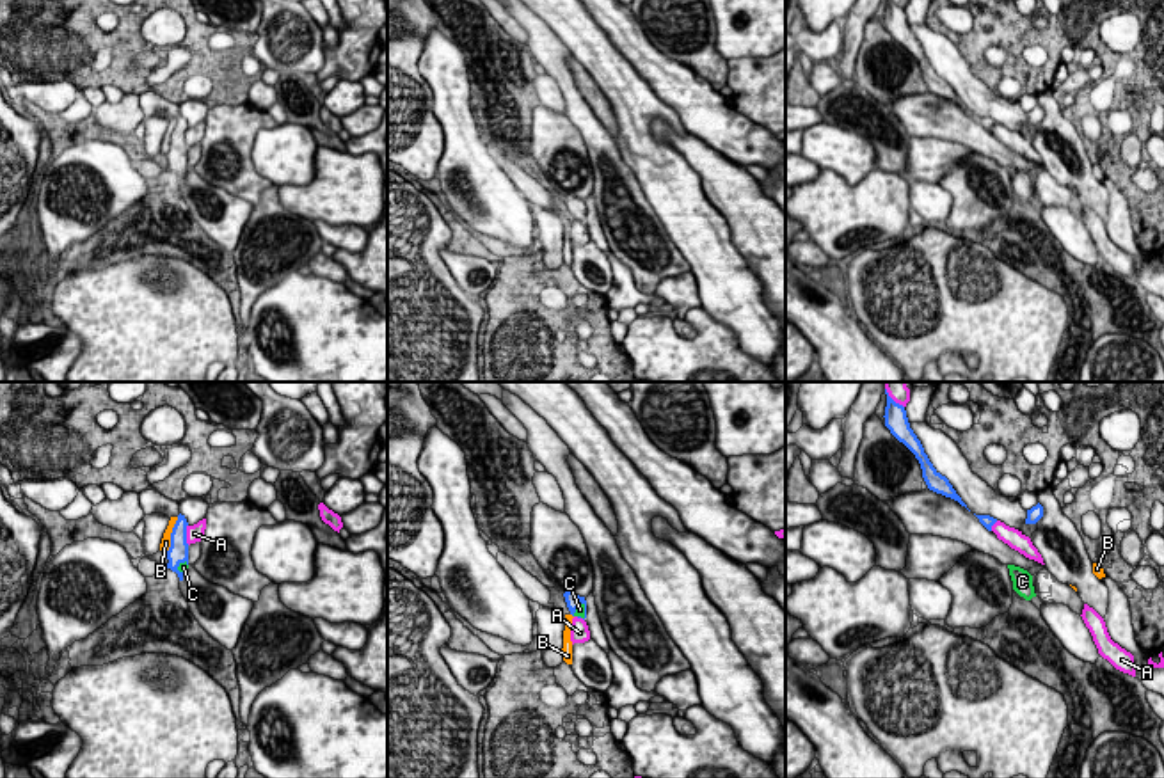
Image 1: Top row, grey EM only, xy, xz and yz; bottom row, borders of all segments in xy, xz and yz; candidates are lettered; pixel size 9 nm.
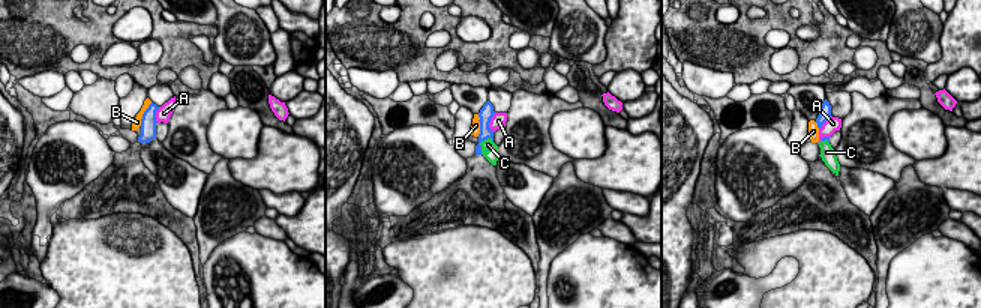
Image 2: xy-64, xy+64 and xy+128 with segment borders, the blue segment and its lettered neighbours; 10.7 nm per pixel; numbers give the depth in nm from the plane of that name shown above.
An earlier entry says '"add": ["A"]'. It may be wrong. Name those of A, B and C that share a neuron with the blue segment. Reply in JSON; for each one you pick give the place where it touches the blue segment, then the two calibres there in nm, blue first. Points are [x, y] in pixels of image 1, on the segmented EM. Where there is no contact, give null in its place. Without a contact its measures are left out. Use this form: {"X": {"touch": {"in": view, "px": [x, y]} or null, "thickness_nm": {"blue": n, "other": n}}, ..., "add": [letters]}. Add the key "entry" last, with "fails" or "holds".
{"C": {"touch": {"in": "xz", "px": [576, 608]}, "thickness_nm": {"blue": 130, "other": 90}}, "add": ["C"], "entry": "fails"}

